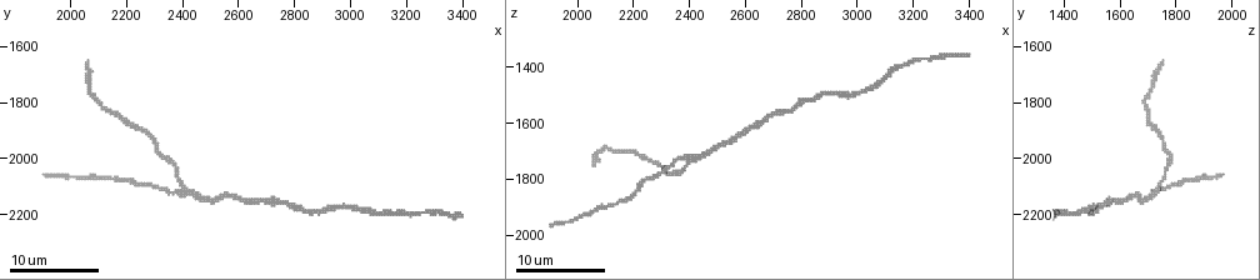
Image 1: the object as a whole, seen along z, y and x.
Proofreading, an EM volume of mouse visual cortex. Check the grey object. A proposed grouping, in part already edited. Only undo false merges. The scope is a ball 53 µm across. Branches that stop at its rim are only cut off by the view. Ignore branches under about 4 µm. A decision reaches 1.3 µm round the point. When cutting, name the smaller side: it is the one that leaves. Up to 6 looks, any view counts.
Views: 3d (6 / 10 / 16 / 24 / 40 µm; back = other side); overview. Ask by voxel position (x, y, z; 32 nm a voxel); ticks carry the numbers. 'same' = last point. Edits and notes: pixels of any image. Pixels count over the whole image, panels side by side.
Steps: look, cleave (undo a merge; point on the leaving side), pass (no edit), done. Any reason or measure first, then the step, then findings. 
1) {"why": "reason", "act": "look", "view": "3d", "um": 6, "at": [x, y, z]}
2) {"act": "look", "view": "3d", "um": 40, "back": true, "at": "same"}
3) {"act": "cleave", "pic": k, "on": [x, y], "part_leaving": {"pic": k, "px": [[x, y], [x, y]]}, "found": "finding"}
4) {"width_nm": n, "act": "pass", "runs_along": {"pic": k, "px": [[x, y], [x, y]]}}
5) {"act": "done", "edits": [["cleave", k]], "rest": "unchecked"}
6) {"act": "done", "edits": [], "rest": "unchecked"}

{"why": "thin neck", "act": "look", "view": "3d", "um": 6, "at": [2150, 2080, 1890]}

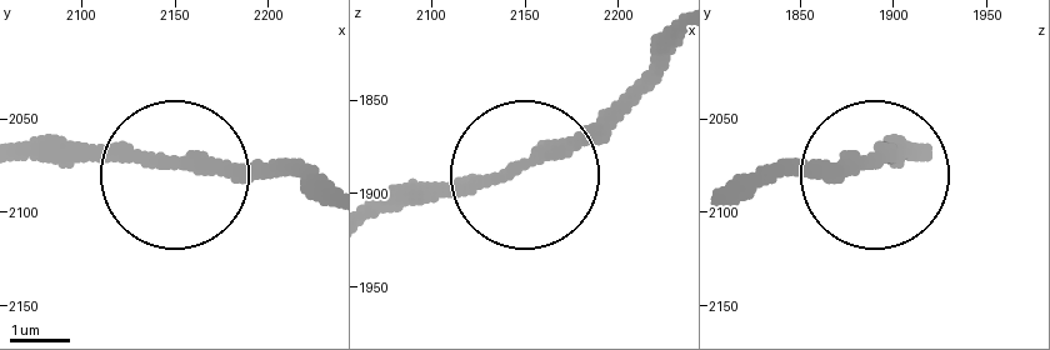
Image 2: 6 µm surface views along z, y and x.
{"act": "look", "view": "3d", "um": 6, "back": true, "at": [2144, 2074, 1886]}

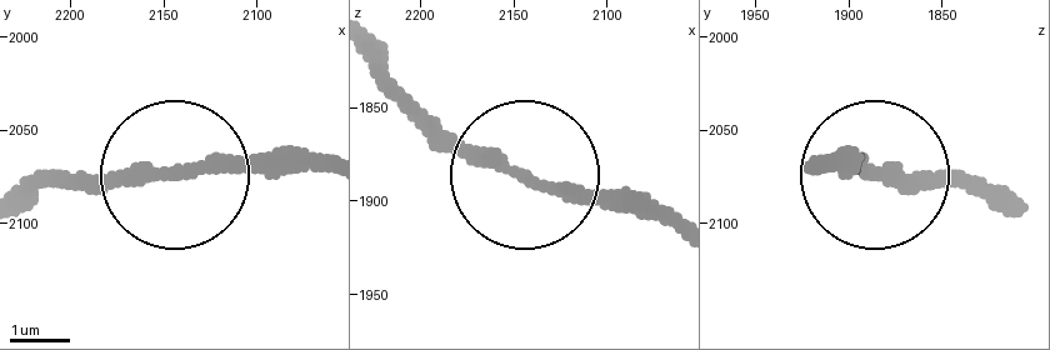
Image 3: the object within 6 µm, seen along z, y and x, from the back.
{"width_nm": 230, "act": "pass", "runs_along": {"pic": 3, "px": [[986, 204], [896, 175], [838, 175]]}, "found": "one cell here"}

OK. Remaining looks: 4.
{"why": "four-way junction", "act": "look", "view": "3d", "um": 10, "at": [2400, 2110, 1740]}

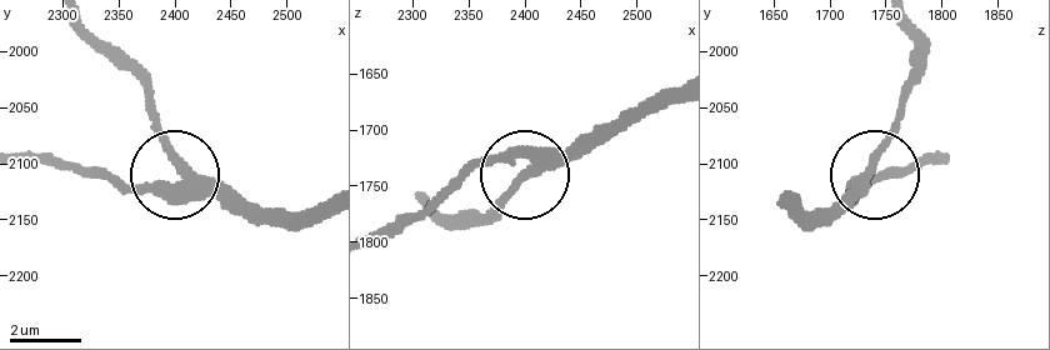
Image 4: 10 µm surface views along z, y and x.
{"act": "look", "view": "3d", "um": 6, "at": [2404, 2106, 1738]}

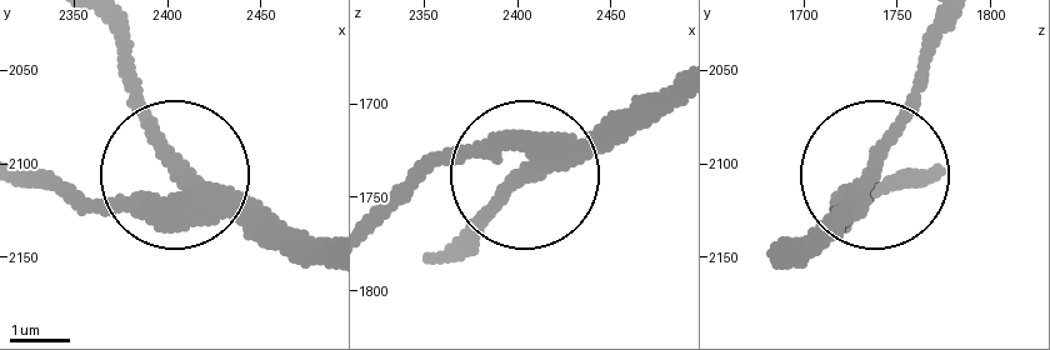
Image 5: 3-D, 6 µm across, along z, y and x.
{"side_arm_um": 19, "act": "pass", "runs_along": {"pic": 5, "px": [[666, 85], [531, 160], [443, 160], [403, 184]]}, "found": "all the same cell"}

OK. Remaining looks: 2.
{"why": "calibre changes", "act": "look", "view": "3d", "um": 10, "at": [2310, 1980, 1780]}

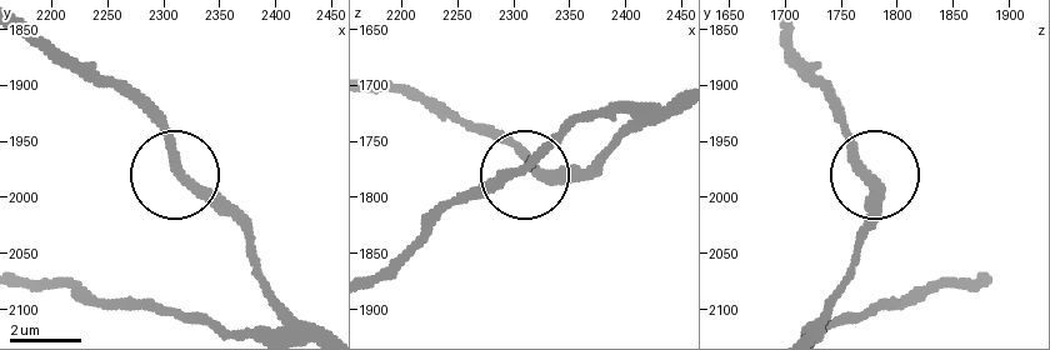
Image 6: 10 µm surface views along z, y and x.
{"width_nm": 280, "act": "pass", "runs_along": {"pic": 6, "px": [[303, 325], [260, 271], [249, 235], [185, 181], [144, 113]]}, "found": "continuous, no second cell"}

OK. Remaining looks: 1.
{"act": "done", "edits": [], "rest": "unchecked"}

